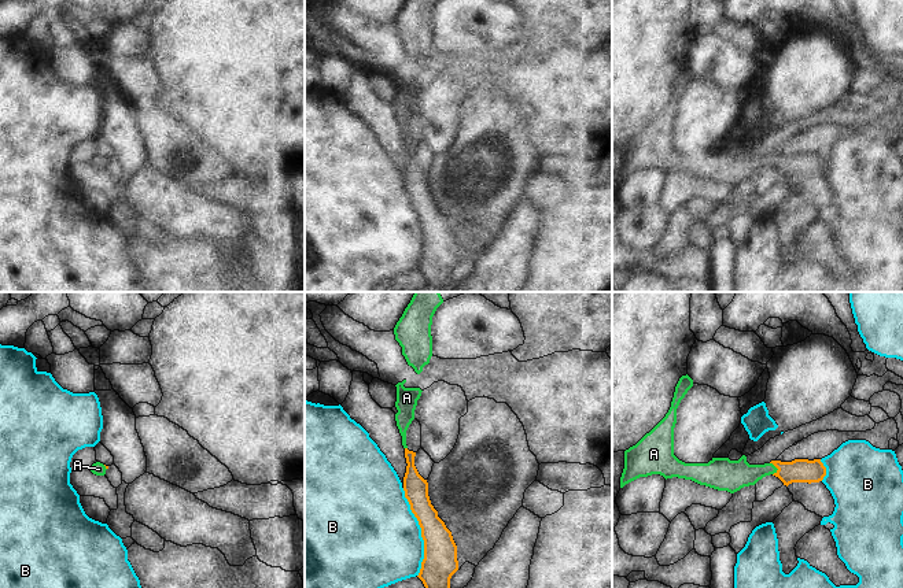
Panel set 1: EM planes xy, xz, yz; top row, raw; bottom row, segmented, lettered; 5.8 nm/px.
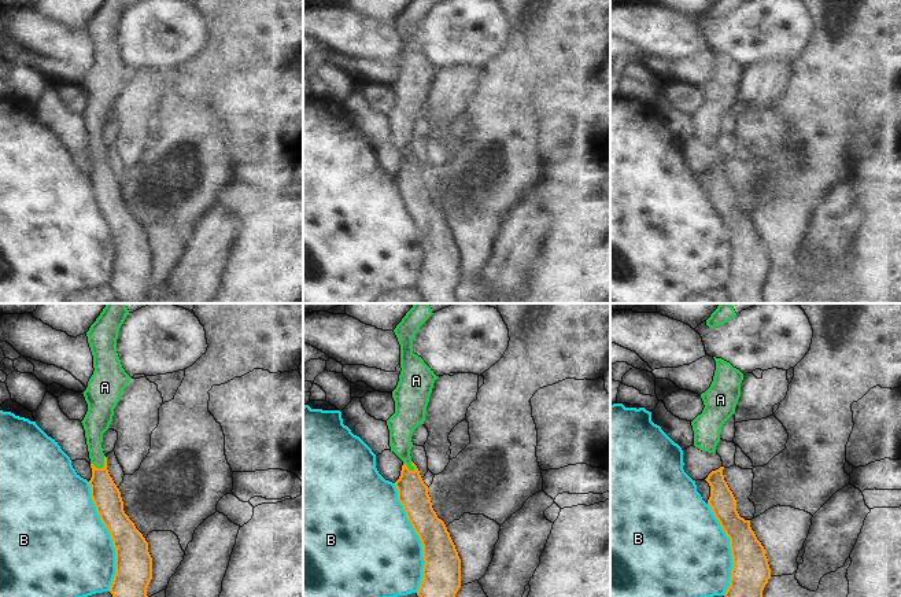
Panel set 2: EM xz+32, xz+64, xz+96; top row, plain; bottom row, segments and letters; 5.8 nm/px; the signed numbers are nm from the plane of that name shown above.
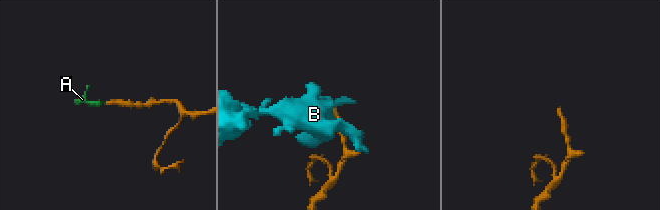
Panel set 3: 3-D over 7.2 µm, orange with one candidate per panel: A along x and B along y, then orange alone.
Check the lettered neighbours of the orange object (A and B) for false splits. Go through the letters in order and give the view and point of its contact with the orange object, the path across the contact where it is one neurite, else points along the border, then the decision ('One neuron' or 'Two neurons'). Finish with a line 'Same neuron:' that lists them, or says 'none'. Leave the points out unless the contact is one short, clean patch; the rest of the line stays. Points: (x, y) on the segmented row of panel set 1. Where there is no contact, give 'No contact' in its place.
A: Touches orange at yz (777, 468). Path across: yz (800, 470), (777, 468), (749, 474), (736, 474). One neuron
B: Touches orange at xz (421, 532). Two neurons
Same neuron: A.

